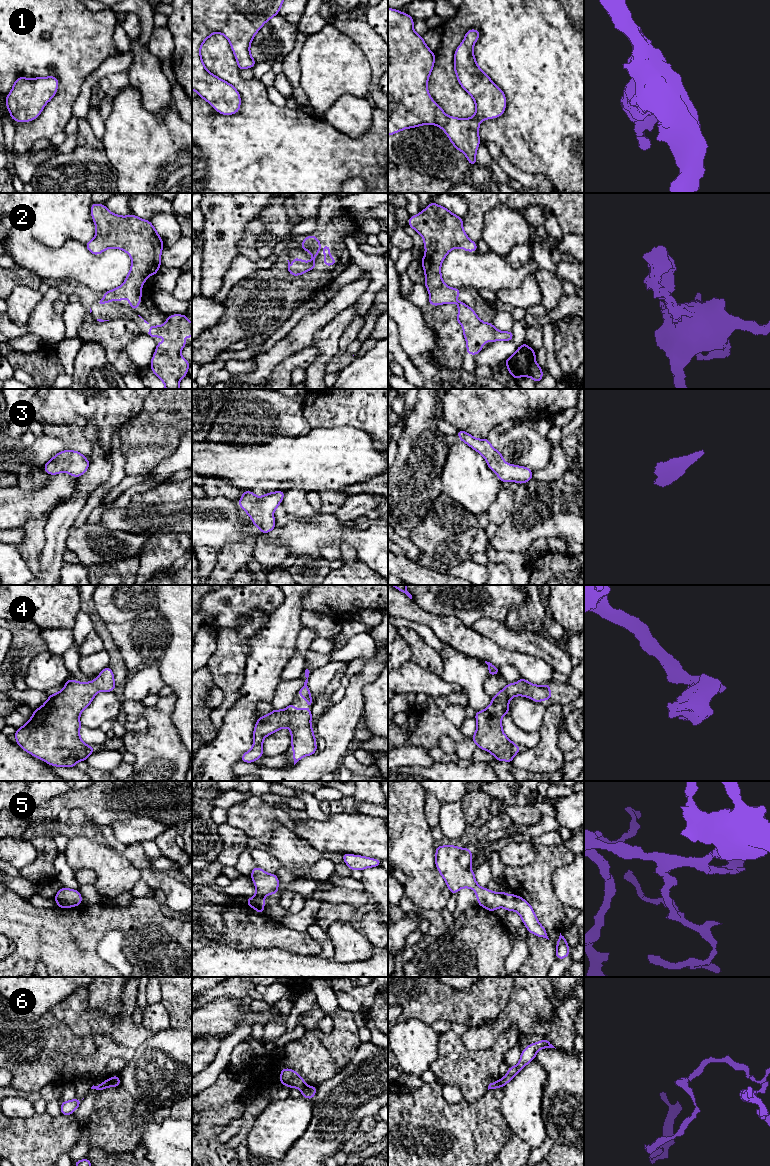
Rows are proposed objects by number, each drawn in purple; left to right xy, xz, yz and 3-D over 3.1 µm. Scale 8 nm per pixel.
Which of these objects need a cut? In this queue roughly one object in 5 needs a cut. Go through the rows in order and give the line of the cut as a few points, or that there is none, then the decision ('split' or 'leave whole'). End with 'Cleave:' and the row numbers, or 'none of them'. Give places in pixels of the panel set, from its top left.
1: cut none; leave whole
2: cut xy (103, 299), (109, 300); split
3: cut none; leave whole
4: cut none; leave whole
5: cut none; leave whole
6: cut xy (105, 1080), (108, 1086); split
Cleave: 2, 6

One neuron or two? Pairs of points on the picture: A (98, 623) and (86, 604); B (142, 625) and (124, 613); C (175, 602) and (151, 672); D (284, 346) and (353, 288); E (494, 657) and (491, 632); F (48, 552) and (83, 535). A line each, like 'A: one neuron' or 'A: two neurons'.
A: one neuron
B: two neurons
C: two neurons
D: one neuron
E: two neurons
F: two neurons

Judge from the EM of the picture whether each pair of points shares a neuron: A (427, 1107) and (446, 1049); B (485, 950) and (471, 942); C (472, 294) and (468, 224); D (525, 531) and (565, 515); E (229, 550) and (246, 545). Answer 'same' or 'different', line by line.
A: different
B: different
C: different
D: same
E: same

